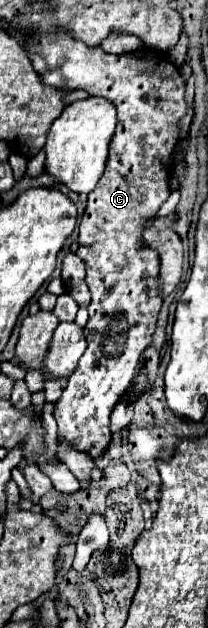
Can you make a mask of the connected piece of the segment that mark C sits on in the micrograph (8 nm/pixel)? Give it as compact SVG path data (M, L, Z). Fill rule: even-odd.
M58 28L26 40L26 52L30 52L30 62L44 84L62 92L86 90L90 96L102 96L110 100L118 110L118 124L110 140L106 170L96 188L88 194L88 206L80 222L80 248L76 250L76 254L86 262L86 284L92 294L92 302L88 306L90 320L86 324L88 348L82 354L74 374L68 378L68 386L54 406L58 438L66 440L74 450L98 458L106 452L110 444L112 434L108 418L122 398L122 392L126 392L130 380L136 376L140 356L152 342L158 312L162 306L162 298L158 296L158 252L142 246L142 232L156 216L162 202L170 196L168 180L172 174L172 152L178 144L178 120L188 110L188 104L184 100L186 84L178 74L178 68L168 60L168 56L162 56L158 52L132 52L118 56L104 54L100 46L90 48L84 42L72 38L66 30Z

